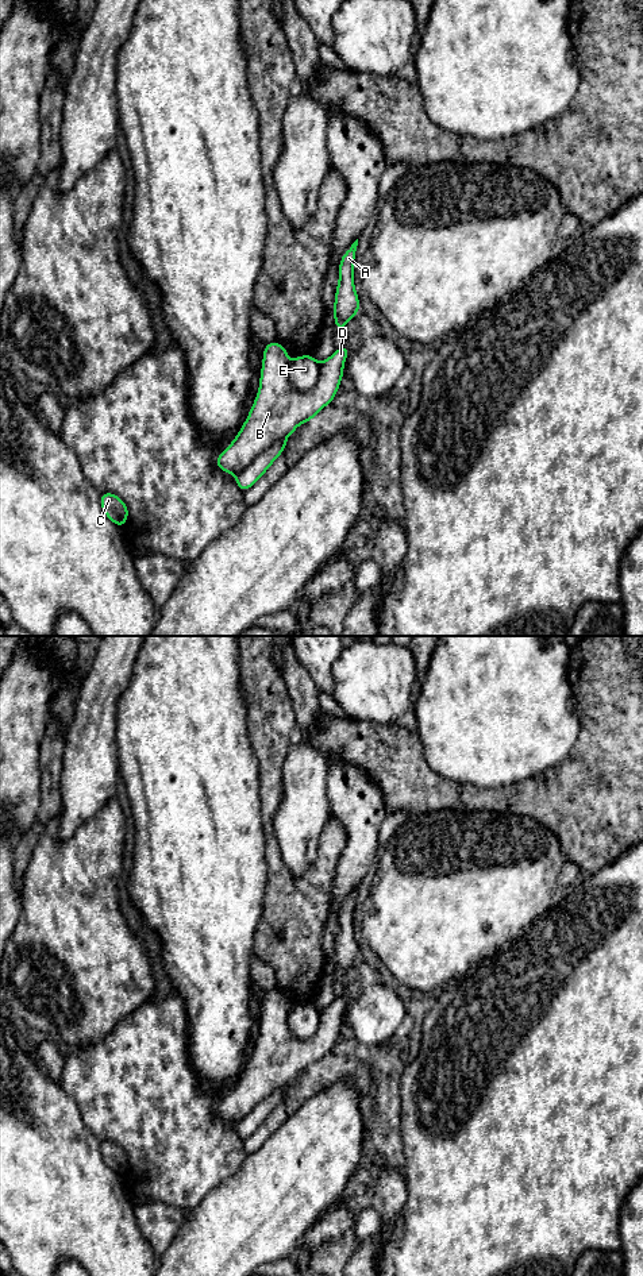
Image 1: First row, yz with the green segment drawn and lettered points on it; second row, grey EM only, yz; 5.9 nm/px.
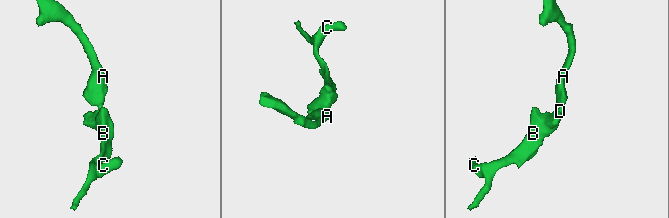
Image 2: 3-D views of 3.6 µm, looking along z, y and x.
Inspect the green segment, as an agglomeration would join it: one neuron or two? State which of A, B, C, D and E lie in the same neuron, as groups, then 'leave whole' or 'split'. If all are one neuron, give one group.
A B C D E | leave whole

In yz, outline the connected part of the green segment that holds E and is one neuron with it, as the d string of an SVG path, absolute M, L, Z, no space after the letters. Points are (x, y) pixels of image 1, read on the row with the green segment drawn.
M265 344L259 390L249 417L234 442L215 460L222 471L236 475L235 482L242 491L250 489L280 456L286 447L286 437L299 424L312 421L316 413L332 402L344 375L347 356L349 347L344 344L320 365L313 355L301 355L290 362L282 344Z

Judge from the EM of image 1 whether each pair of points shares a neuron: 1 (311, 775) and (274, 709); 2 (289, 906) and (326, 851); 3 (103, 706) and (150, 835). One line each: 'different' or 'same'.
1: different
2: same
3: different

